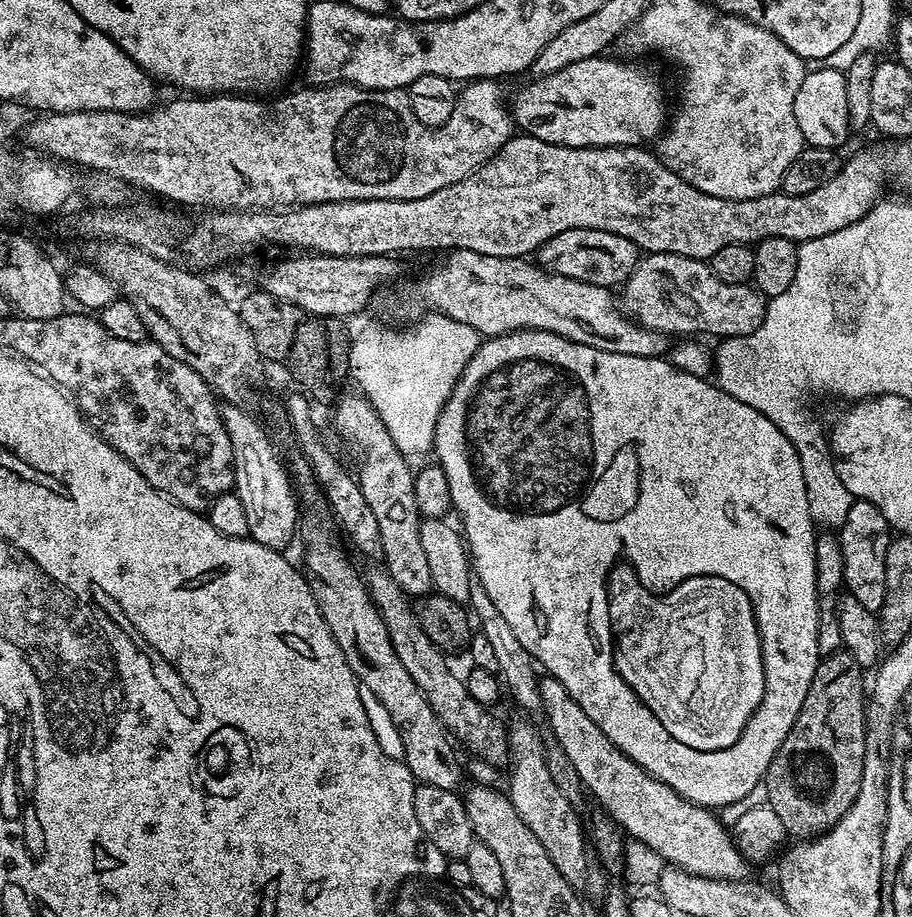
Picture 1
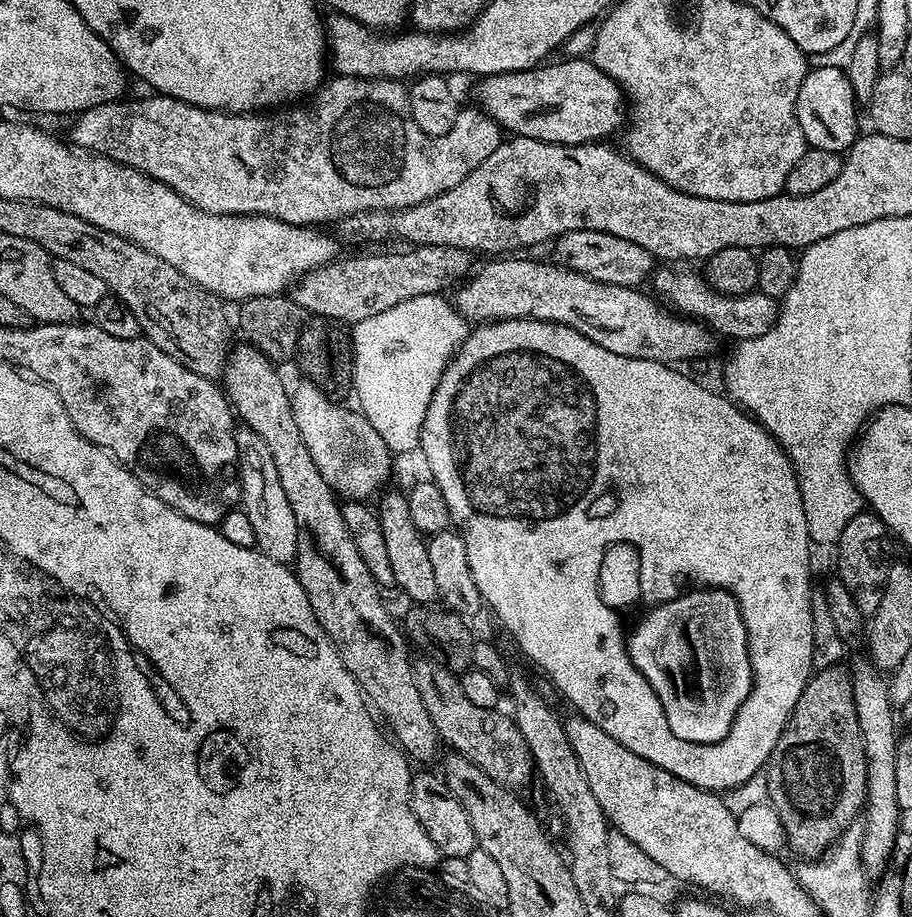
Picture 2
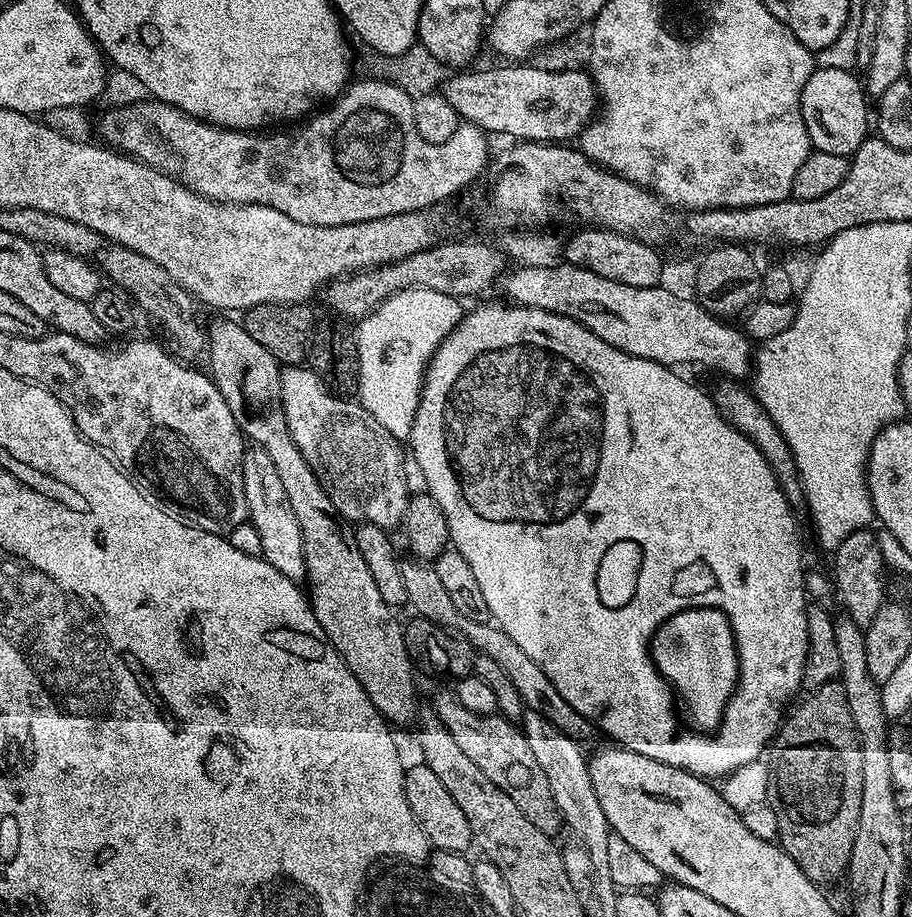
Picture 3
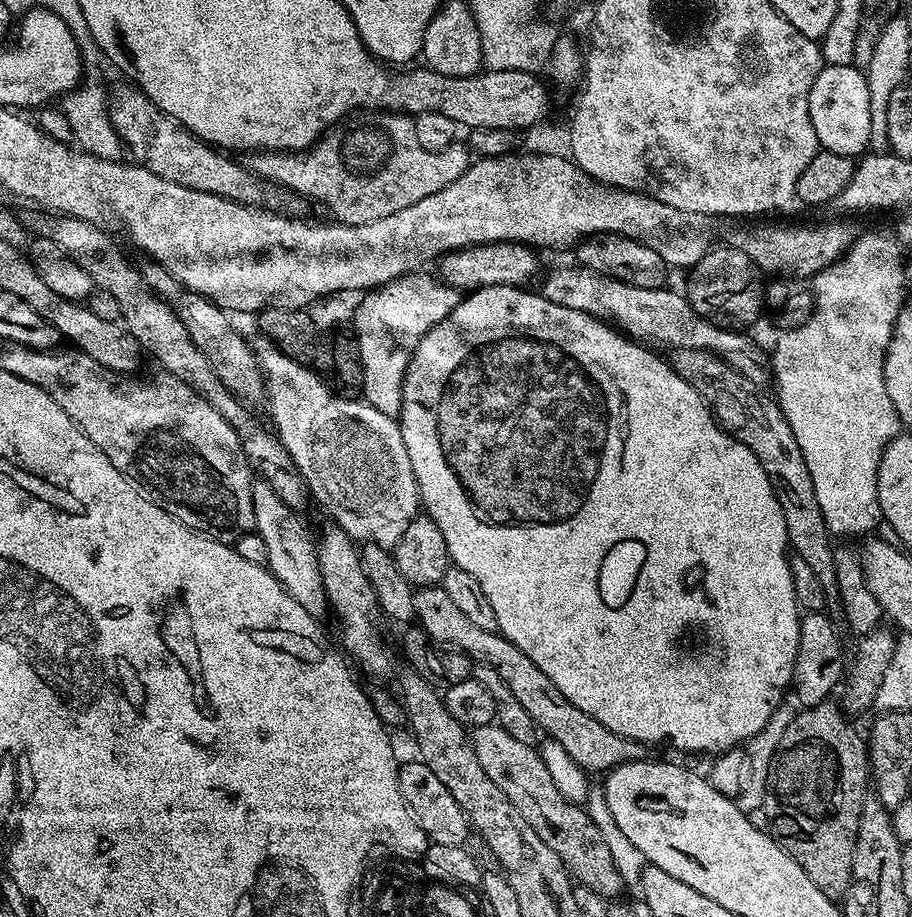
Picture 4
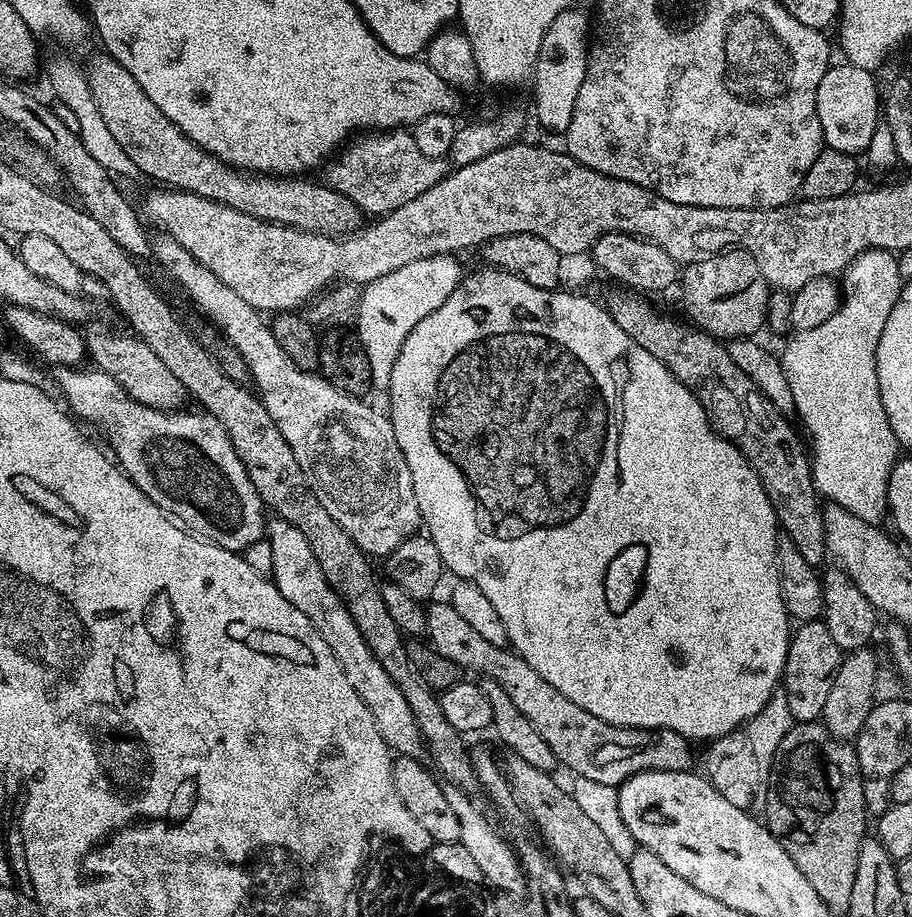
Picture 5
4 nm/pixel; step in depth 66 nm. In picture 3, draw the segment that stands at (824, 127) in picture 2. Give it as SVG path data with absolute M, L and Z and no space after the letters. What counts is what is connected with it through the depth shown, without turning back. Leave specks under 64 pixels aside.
M817 67L802 90L802 122L806 122L808 137L815 151L851 158L858 146L869 139L870 100L861 77L859 80L855 76L857 73L852 72L847 72L844 68Z

